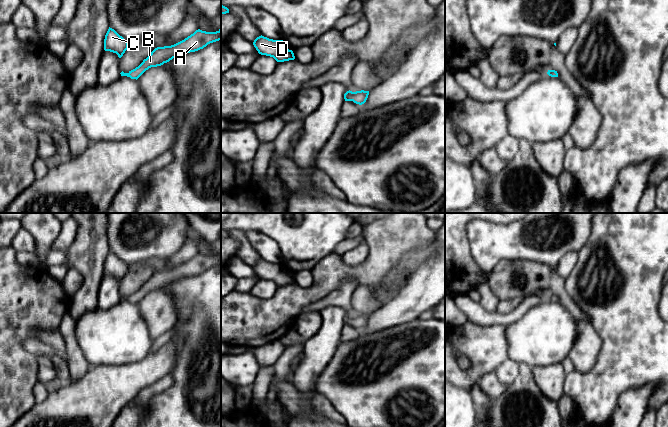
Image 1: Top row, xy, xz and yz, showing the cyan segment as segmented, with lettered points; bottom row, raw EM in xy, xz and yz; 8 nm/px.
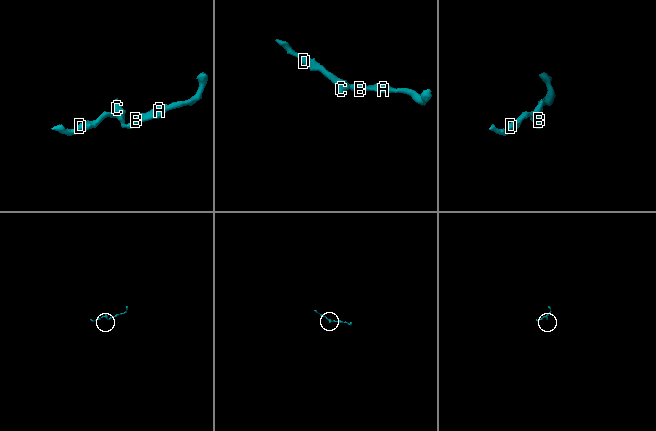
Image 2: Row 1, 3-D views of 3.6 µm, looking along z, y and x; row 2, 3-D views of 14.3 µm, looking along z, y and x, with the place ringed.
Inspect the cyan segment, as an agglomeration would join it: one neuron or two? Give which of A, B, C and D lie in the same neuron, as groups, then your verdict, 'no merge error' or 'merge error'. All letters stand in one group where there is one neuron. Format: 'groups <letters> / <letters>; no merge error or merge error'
groups A B C D; no merge error

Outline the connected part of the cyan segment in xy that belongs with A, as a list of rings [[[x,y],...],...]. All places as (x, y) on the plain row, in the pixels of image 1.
[[[198,253],[193,258],[174,269],[155,272],[138,291],[128,297],[122,295],[120,298],[121,300],[127,300],[137,304],[151,291],[161,290],[179,279],[198,275],[208,268],[219,264],[221,264],[221,253],[216,256],[206,256]]]

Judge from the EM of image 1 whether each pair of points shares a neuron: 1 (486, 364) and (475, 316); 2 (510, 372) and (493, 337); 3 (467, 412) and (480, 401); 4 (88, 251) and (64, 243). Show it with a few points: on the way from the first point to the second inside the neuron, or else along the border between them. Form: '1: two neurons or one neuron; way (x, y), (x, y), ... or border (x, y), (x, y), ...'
1: two neurons; border (468, 320), (481, 325), (501, 325)
2: two neurons; border (508, 357), (494, 370)
3: two neurons; border (469, 391), (478, 416)
4: two neurons; border (78, 223), (78, 231), (75, 238), (65, 251)

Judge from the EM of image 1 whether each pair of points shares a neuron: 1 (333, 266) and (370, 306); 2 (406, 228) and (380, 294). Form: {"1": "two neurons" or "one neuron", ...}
{"1": "two neurons", "2": "two neurons"}

